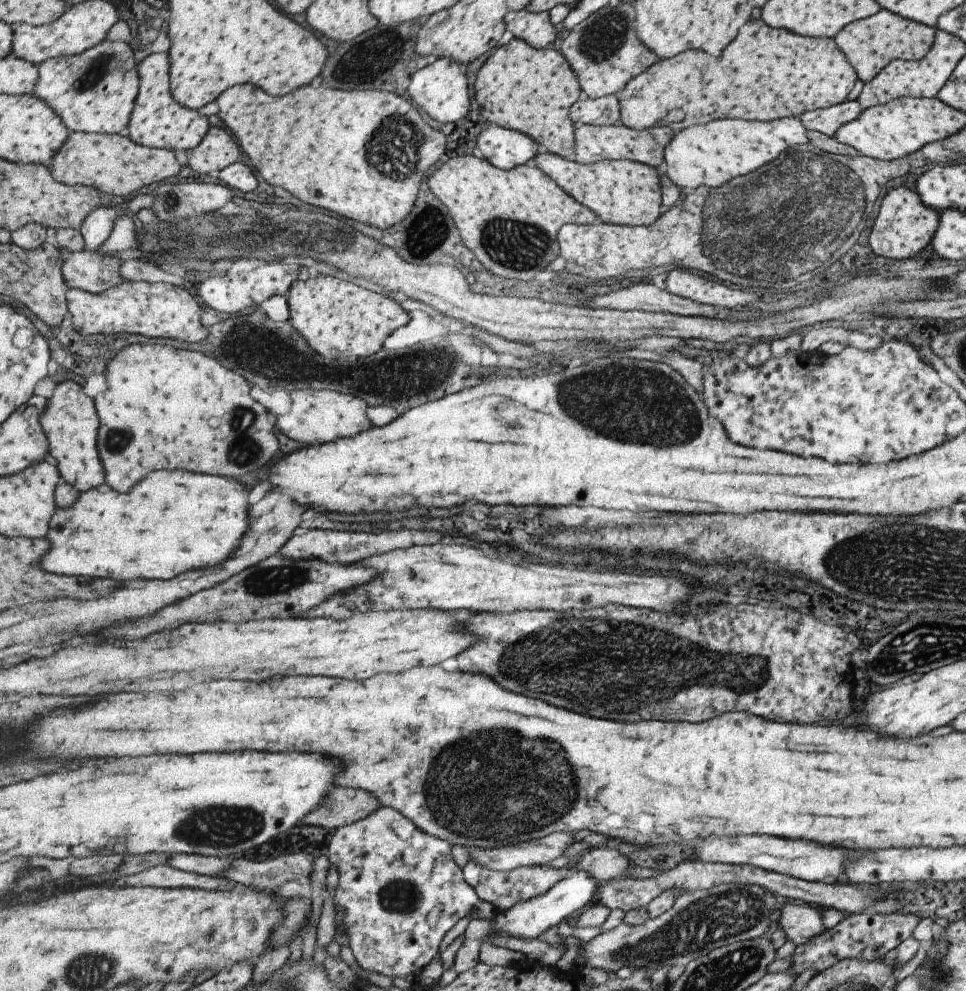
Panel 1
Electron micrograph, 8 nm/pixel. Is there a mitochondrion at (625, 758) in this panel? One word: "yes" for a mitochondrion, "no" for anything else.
no

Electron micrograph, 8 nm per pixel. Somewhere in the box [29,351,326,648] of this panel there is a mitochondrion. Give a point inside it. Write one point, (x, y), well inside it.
(245, 449)

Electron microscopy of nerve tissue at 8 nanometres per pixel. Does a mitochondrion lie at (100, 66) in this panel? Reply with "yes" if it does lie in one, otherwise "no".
yes

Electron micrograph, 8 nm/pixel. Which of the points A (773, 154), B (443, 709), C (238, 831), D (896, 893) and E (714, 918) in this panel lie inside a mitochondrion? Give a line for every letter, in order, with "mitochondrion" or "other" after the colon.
A: mitochondrion
B: other
C: mitochondrion
D: other
E: mitochondrion

